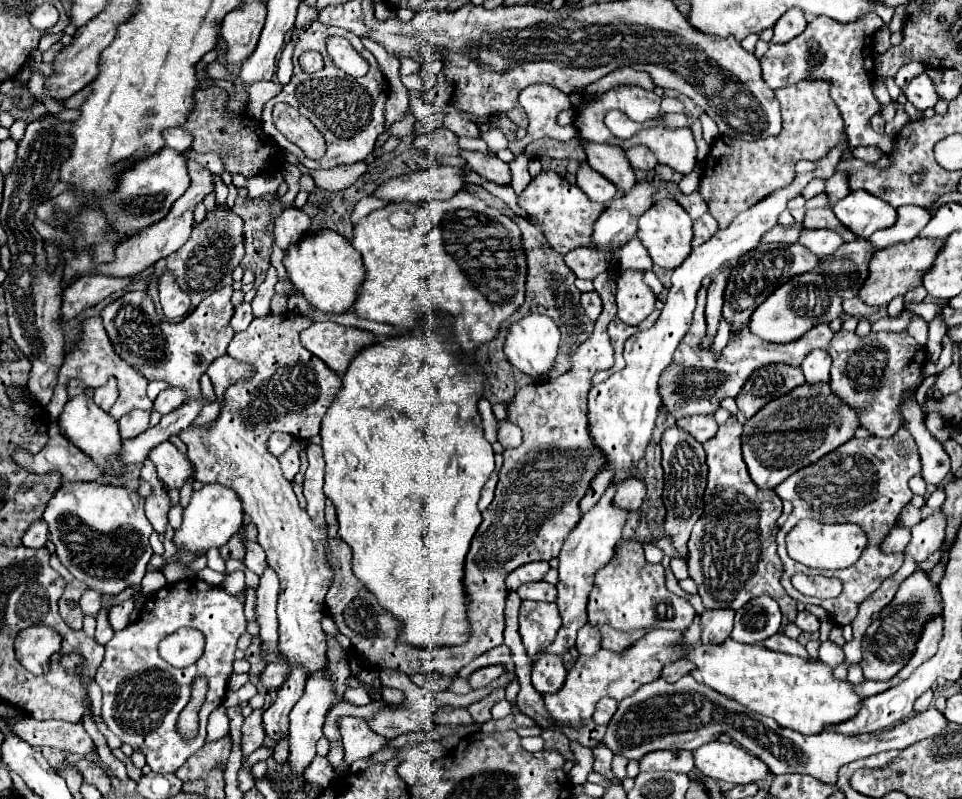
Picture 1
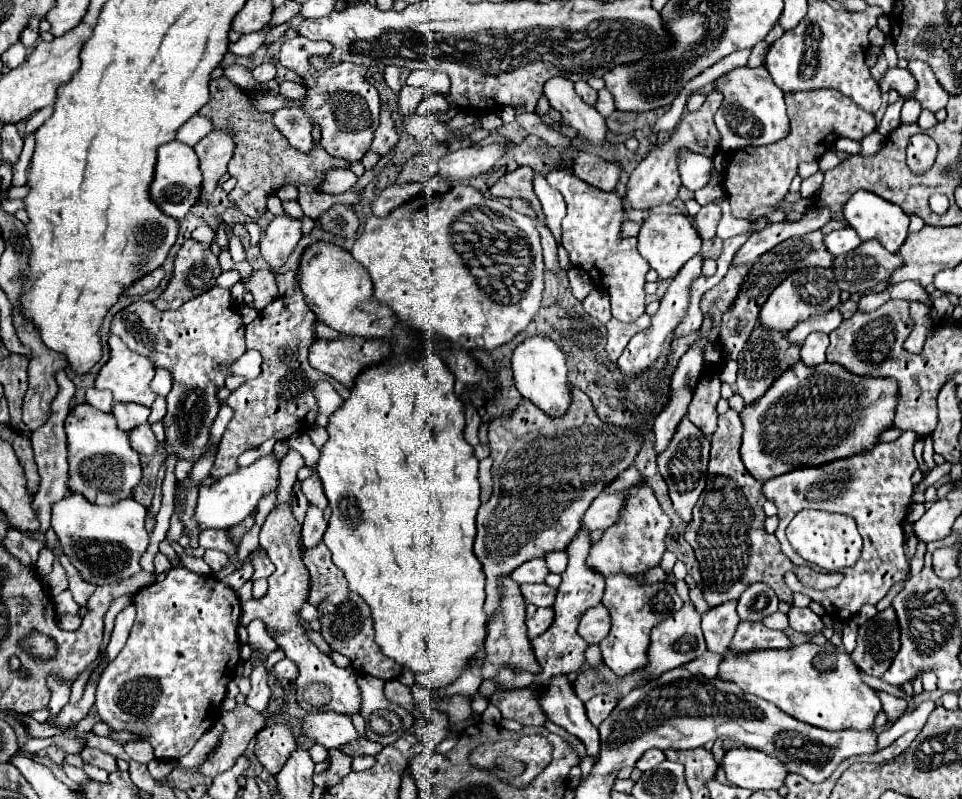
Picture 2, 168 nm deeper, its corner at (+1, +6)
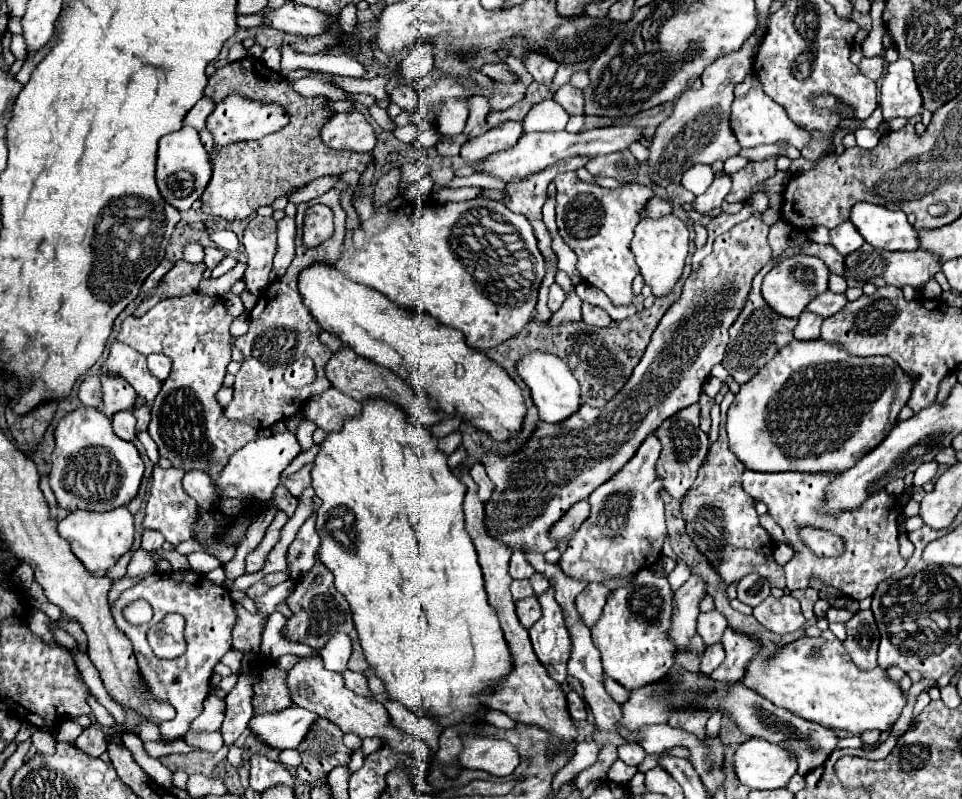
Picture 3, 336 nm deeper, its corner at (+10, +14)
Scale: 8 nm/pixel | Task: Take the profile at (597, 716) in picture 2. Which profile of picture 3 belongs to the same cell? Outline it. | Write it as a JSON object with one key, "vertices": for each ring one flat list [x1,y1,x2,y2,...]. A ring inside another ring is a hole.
{"vertices":[[568,692,566,694,566,700,568,700,568,712,574,720,586,720,588,712,586,712,586,704,584,704,584,698,576,692]]}

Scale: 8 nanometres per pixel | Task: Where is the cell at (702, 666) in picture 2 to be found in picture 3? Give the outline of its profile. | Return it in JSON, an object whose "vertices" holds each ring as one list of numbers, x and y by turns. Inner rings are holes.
{"vertices":[[712,644,704,652,704,660,700,664,700,670,706,676,710,676,722,664,722,660,724,660,724,648,722,648,722,644]]}

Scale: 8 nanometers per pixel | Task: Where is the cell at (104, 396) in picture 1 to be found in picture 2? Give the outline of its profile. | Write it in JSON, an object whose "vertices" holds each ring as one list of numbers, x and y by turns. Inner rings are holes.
{"vertices":[[89,388,87,390,87,402,93,408,99,408,103,412,111,412,113,410,113,398,109,390,97,390,97,388]]}

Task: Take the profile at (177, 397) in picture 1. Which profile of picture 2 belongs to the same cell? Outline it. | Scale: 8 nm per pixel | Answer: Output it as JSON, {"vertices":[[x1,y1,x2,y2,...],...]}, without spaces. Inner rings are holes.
{"vertices":[[157,396,157,400,155,400,155,402,153,402,153,406,151,406,149,424,157,422,157,420,163,420,165,412,167,412,167,402,165,402,165,398,163,398,163,396]]}

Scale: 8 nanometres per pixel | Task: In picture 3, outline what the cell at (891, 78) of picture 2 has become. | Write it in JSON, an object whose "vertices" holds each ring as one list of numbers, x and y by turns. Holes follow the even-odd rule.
{"vertices":[[874,56,874,58,862,58,860,64,858,64,858,70,872,78,872,80,878,80,882,76,882,70,884,70,884,60,880,56]]}

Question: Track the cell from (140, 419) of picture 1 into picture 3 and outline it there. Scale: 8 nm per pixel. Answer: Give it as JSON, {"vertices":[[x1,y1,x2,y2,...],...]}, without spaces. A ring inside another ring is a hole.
{"vertices":[[102,374,100,382,102,382,102,408,100,410,108,418,114,416,116,412,132,410,134,400,136,400,136,392,122,376]]}

